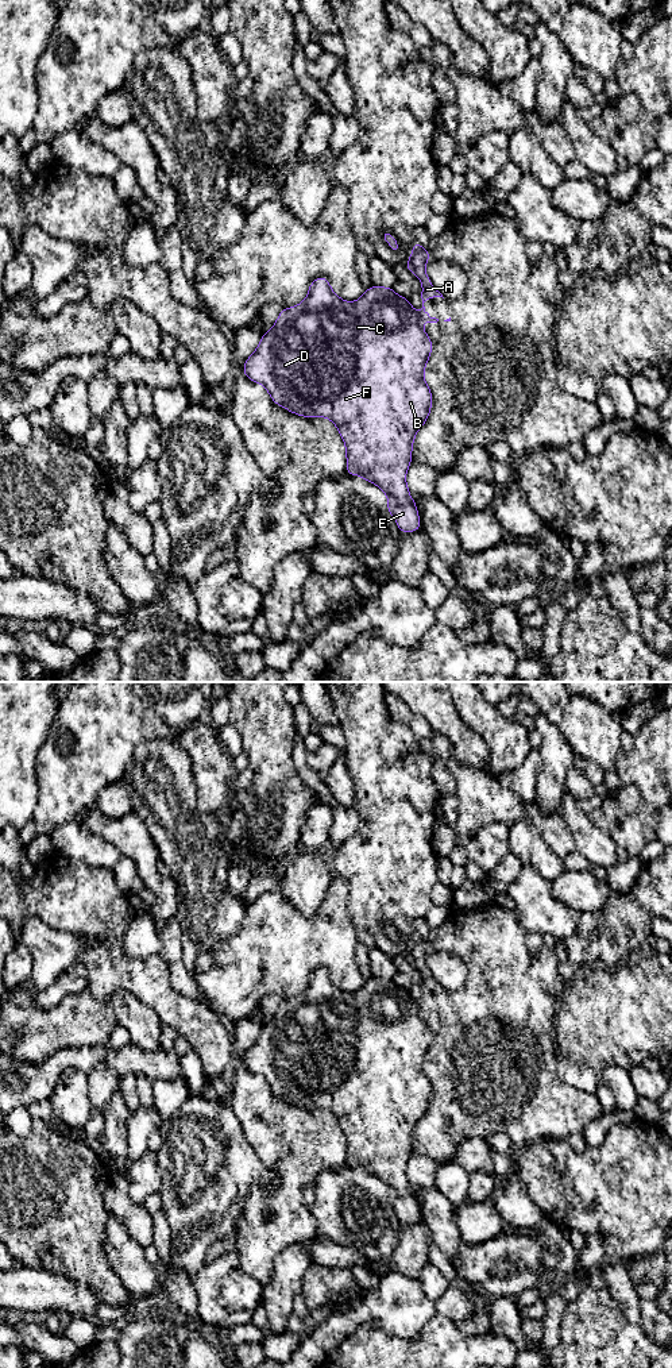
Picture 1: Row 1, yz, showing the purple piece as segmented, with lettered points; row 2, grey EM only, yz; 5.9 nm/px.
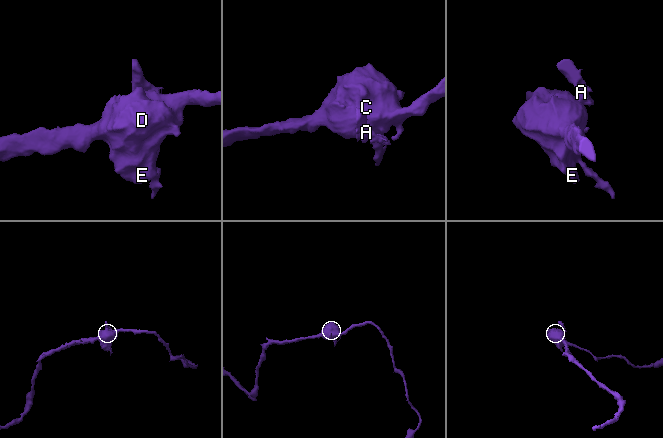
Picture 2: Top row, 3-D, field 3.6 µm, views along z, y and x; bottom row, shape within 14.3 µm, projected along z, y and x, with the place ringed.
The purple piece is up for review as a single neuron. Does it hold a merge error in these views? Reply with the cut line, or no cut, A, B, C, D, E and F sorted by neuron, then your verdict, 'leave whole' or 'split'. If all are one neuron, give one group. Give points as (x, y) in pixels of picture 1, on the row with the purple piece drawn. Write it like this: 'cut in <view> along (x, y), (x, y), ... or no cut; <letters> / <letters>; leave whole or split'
cut in yz along (417, 313), (420, 323); A / B C D E F; split

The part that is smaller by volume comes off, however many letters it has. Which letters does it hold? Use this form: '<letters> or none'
A

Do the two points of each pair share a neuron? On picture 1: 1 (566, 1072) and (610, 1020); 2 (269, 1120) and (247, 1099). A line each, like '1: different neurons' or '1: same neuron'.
1: same neuron
2: same neuron

